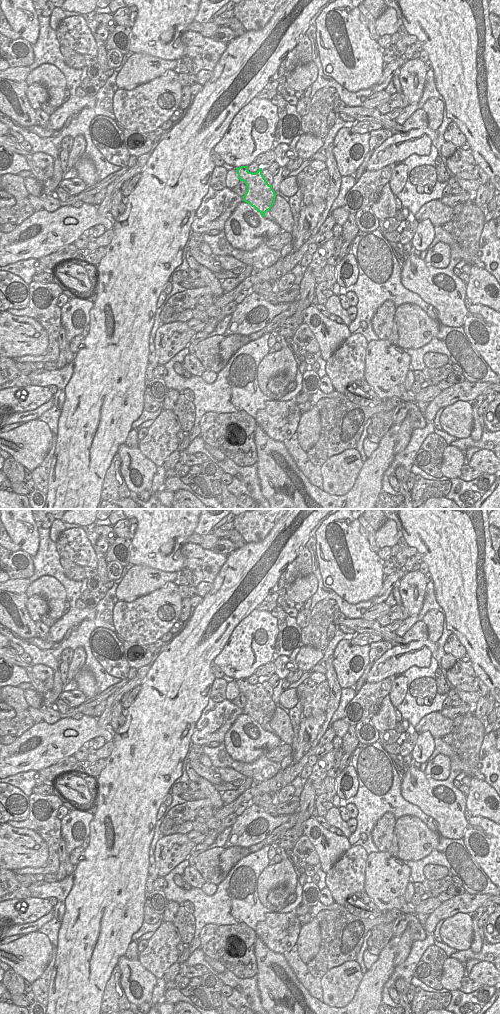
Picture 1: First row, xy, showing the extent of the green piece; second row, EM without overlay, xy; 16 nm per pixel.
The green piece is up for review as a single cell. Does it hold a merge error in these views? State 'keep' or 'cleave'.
keep

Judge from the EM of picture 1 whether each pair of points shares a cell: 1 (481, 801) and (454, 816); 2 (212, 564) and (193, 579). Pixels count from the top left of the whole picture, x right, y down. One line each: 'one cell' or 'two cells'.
1: two cells
2: one cell

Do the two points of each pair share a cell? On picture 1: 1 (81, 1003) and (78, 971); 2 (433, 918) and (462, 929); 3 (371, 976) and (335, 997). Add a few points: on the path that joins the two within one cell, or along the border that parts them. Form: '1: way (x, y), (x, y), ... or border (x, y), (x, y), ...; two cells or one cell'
1: way (78, 995), (78, 979); one cell
2: border (467, 914), (455, 913), (444, 920); two cells
3: border (363, 975), (353, 998), (348, 1003); two cells

